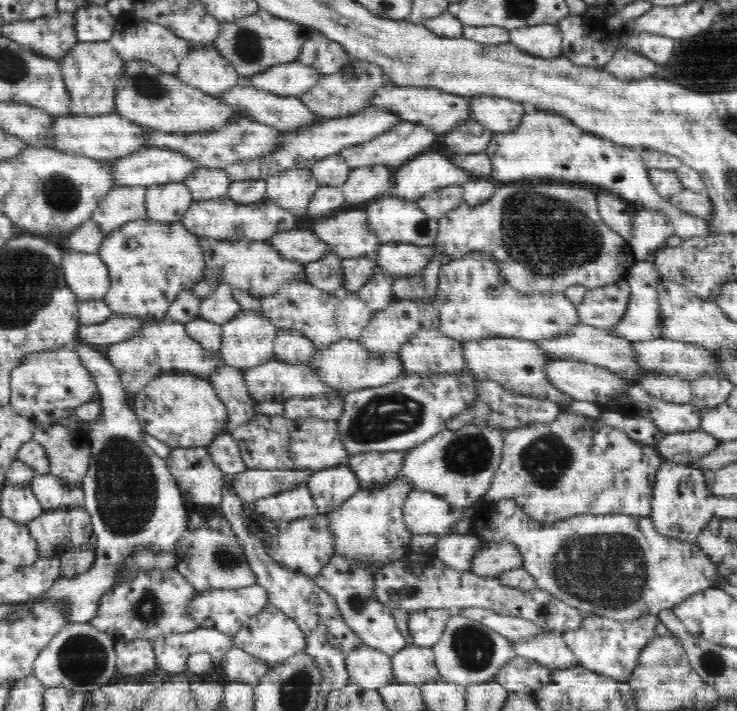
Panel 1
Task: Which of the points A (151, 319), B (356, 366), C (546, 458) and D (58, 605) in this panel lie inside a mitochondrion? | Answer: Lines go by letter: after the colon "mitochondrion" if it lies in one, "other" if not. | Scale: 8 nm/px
A: other
B: other
C: mitochondrion
D: other

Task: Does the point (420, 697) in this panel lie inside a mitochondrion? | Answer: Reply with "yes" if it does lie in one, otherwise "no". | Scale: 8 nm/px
no

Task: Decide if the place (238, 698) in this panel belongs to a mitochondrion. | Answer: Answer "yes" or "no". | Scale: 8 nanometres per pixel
no

